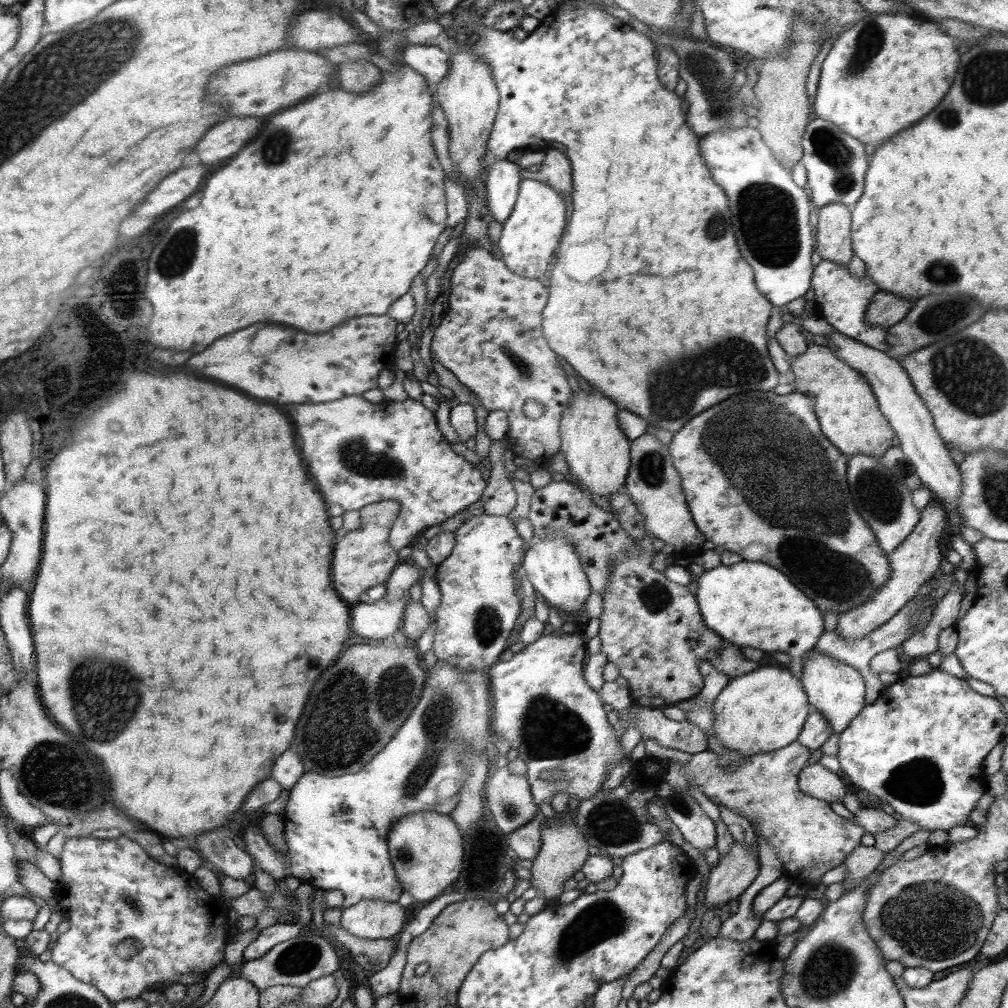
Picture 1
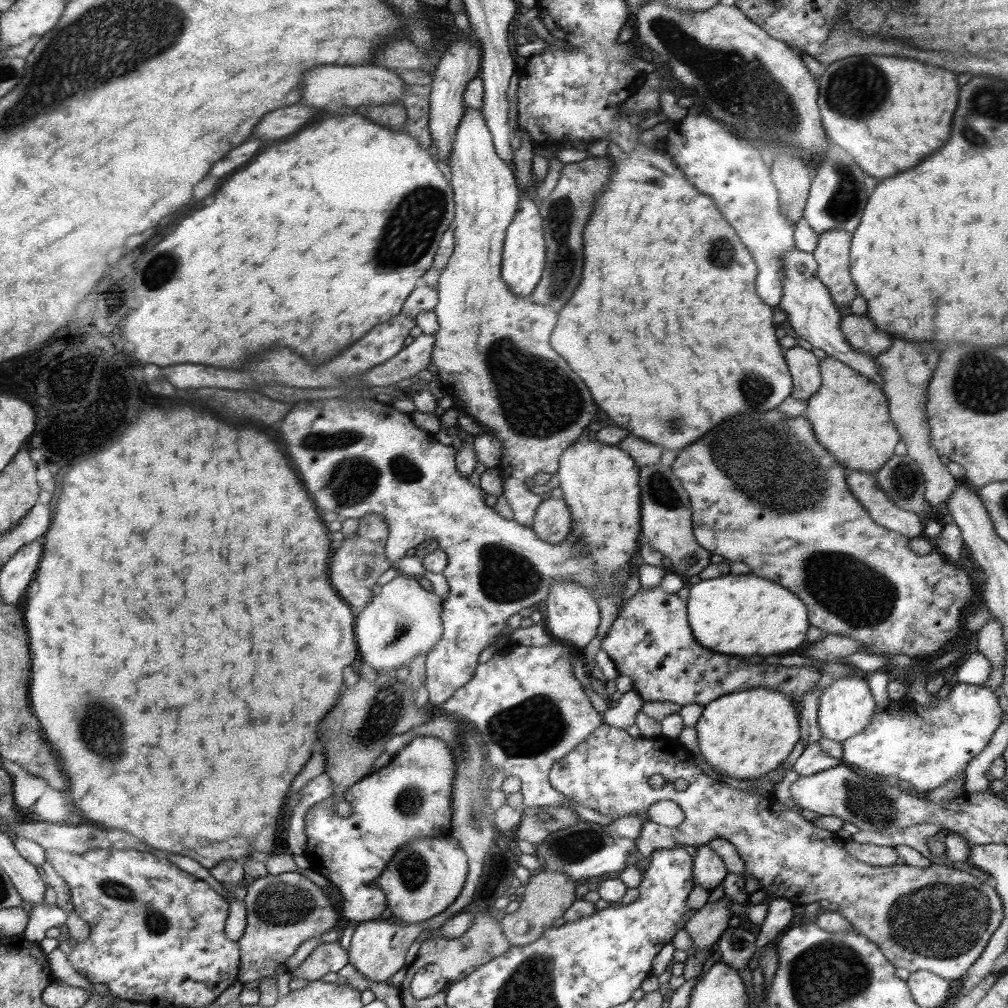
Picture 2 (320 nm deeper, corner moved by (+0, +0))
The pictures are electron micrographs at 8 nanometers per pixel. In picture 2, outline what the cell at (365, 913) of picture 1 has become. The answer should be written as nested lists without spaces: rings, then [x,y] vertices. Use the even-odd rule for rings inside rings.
[[[393,919],[362,921],[355,927],[347,950],[349,962],[368,980],[384,983],[405,965],[404,958],[406,958],[408,948],[423,930],[427,930],[424,924],[404,925]]]

